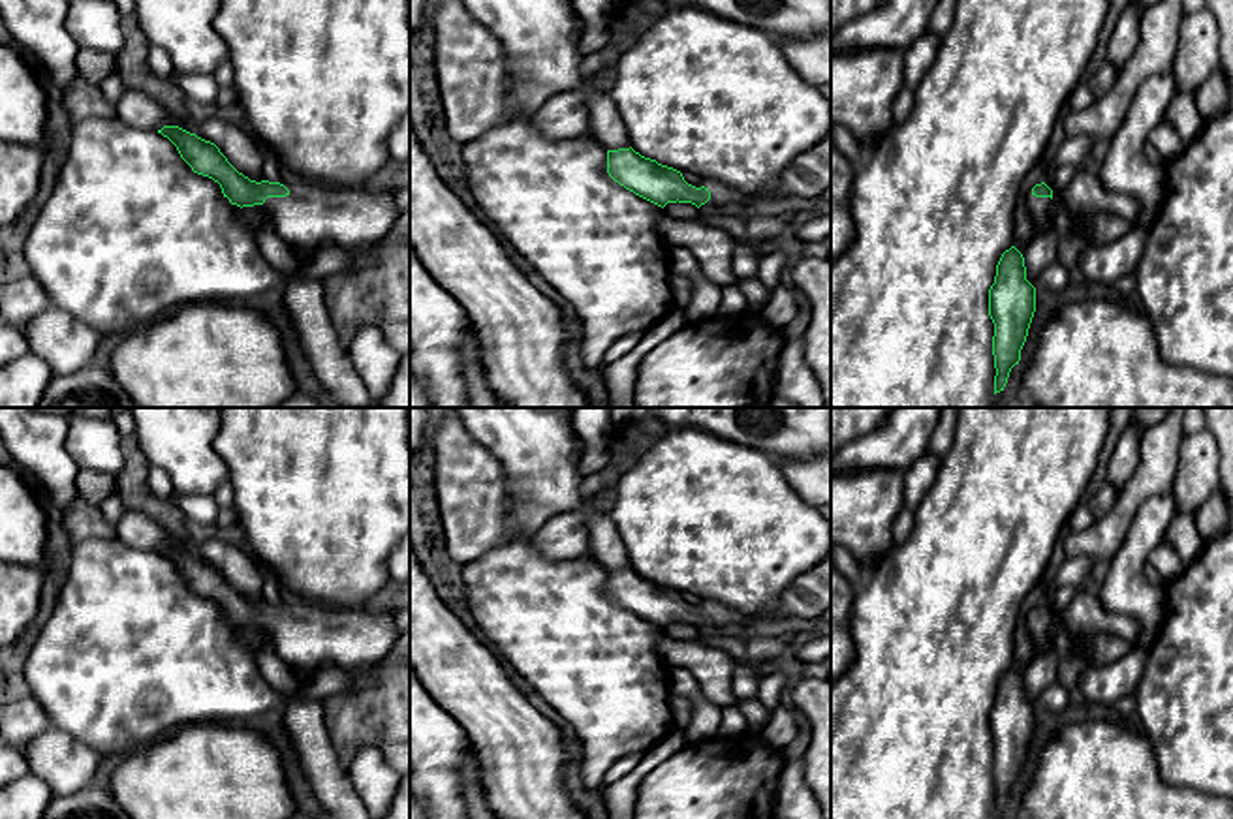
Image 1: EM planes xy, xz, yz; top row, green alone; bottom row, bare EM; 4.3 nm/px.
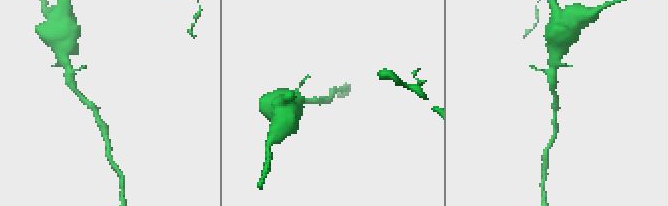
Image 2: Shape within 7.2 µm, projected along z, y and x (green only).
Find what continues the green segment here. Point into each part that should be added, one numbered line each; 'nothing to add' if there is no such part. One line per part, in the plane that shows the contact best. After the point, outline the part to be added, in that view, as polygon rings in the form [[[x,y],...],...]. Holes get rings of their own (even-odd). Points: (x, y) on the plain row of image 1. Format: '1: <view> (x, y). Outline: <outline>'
1: xy (348, 637). Outline: [[[284,605],[289,614],[286,618],[267,618],[263,627],[271,635],[274,652],[291,667],[318,667],[323,661],[331,661],[344,669],[353,669],[359,665],[380,663],[389,657],[395,650],[398,637],[402,633],[398,624],[398,610],[382,609],[376,612],[361,609],[323,609],[306,605]]]

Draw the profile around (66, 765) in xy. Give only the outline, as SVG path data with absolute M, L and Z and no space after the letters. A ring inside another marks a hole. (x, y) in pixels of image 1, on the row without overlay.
M47 729L24 748L30 774L45 781L58 796L92 785L101 755L58 729Z

